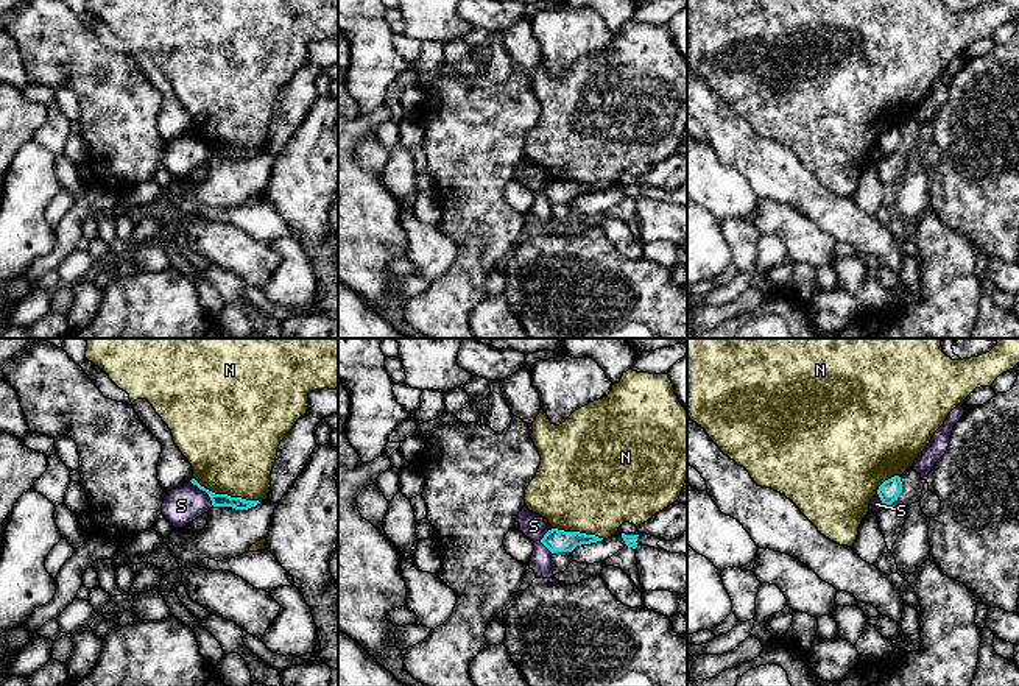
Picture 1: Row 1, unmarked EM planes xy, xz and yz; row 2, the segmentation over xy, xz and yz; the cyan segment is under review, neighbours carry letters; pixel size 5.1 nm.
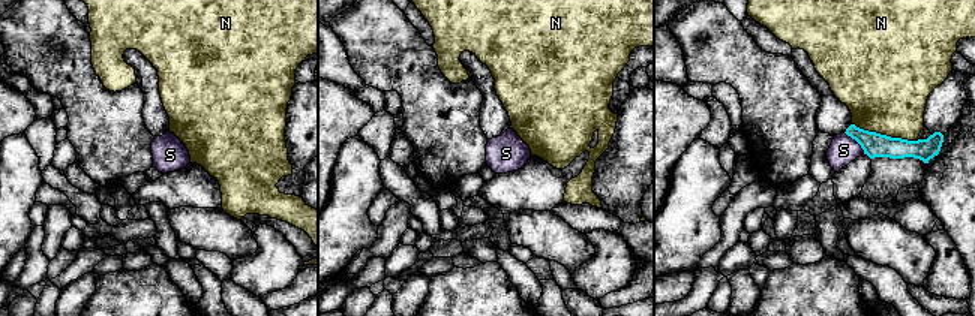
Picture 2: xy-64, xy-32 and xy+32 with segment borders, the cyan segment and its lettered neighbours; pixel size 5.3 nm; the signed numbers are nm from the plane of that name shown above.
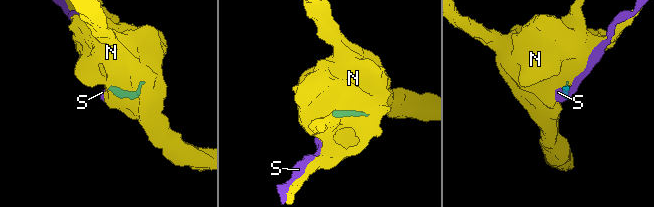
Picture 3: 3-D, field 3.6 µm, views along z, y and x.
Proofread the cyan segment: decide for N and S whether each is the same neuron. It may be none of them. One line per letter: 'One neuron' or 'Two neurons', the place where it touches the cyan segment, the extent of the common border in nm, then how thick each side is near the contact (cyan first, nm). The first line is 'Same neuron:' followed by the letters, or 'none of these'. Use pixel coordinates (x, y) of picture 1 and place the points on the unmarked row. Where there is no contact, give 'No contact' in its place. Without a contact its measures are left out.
Same neuron: none of these
N: Two neurons. Touches cyan at xy (226, 145). Shared border 360 nm. Thickness 60 nm (cyan) against 460 nm
S: Two neurons. Touches cyan at xy (204, 141). Shared border 180 nm. Thickness 60 nm (cyan) against 190 nm

